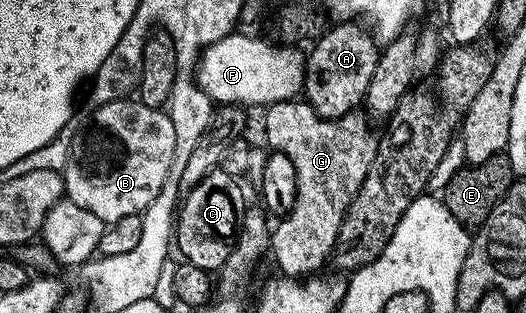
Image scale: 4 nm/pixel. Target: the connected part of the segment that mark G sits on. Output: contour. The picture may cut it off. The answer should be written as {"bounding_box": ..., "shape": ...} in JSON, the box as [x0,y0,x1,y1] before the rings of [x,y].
{"bounding_box":[263,100,380,279],"shape":[[[288,100],[273,102],[266,107],[263,118],[263,134],[271,145],[272,151],[289,156],[293,160],[293,168],[297,172],[297,196],[291,211],[274,223],[271,231],[270,253],[275,253],[275,262],[282,273],[289,278],[306,279],[314,275],[335,253],[335,243],[339,240],[339,229],[343,223],[345,212],[357,196],[365,176],[369,172],[369,164],[373,164],[373,156],[380,146],[380,139],[375,139],[371,126],[367,123],[368,115],[363,112],[352,112],[343,118],[322,118],[306,100]]]}

